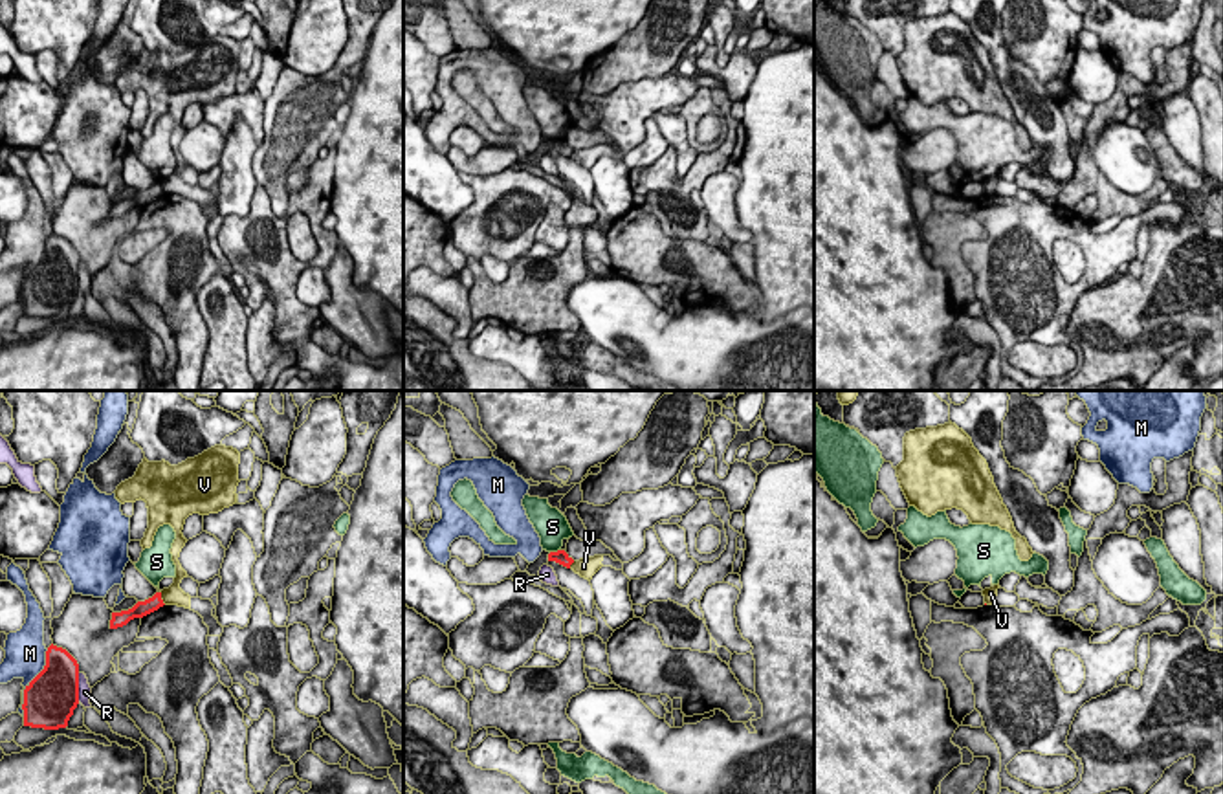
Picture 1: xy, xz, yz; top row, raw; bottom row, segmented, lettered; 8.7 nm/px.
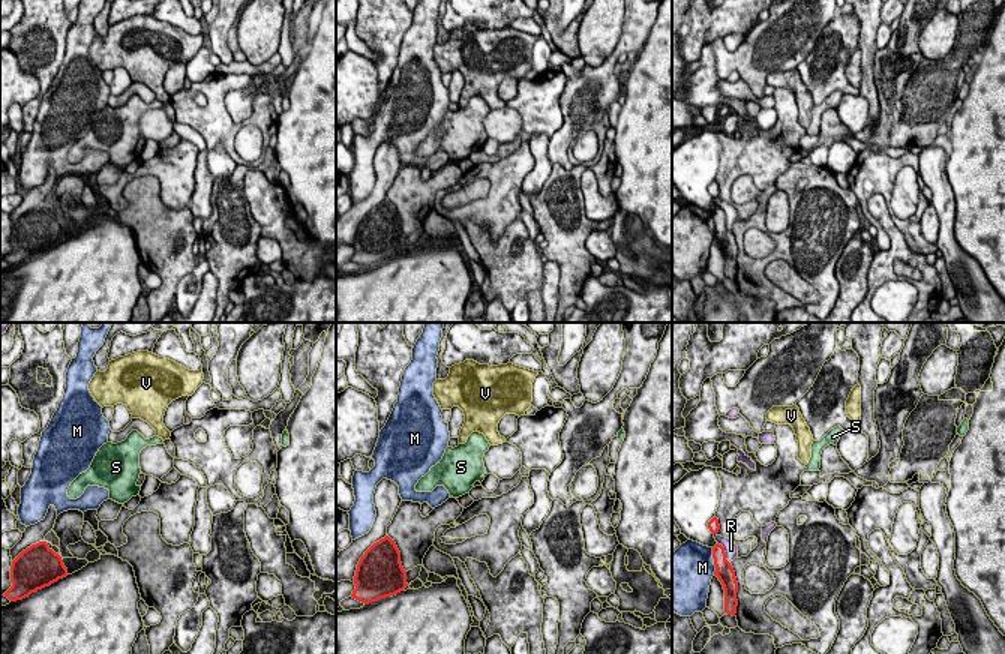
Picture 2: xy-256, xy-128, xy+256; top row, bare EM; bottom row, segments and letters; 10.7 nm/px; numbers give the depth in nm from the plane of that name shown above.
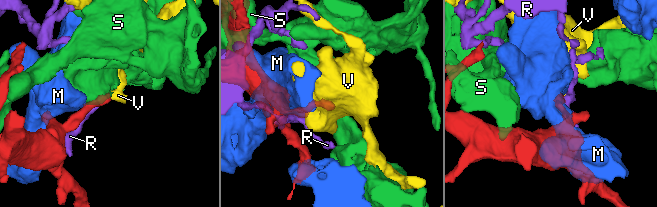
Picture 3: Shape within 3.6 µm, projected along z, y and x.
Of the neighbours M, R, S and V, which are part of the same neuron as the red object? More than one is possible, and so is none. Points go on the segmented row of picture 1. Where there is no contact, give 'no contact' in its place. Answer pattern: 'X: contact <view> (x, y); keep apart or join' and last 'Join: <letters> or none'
M: contact xy (30, 683); keep apart
R: contact xy (77, 688); keep apart
S: contact xz (554, 552); keep apart
V: contact xy (160, 598); keep apart
Join: none

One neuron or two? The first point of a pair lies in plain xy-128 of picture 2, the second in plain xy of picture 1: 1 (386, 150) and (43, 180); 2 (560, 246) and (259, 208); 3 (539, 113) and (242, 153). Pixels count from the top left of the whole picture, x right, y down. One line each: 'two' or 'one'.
1: two
2: one
3: two

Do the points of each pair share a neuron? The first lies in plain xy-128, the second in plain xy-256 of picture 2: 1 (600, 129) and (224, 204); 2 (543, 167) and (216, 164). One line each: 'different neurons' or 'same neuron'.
1: different neurons
2: different neurons

